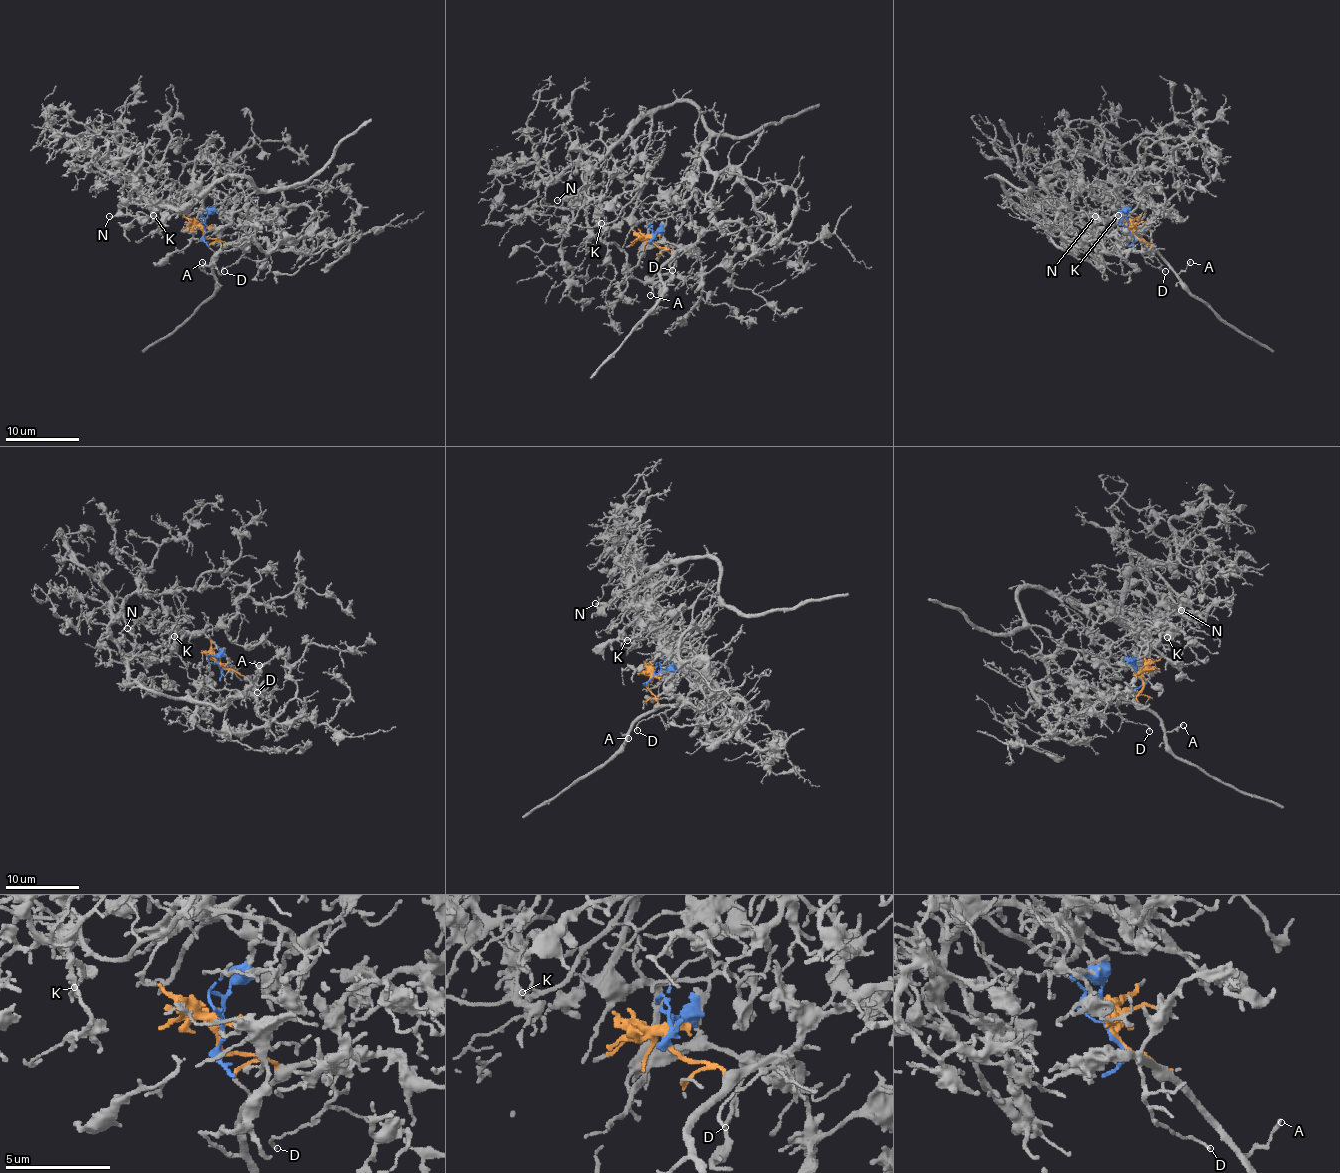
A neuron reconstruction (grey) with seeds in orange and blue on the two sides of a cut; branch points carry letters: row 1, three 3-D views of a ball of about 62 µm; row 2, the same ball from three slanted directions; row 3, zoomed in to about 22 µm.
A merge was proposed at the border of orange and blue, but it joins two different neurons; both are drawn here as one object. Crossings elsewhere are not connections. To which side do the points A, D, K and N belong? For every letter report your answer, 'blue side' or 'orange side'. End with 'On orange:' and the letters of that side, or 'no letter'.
A: orange side
D: orange side
K: blue side
N: blue side
On orange: A, D

